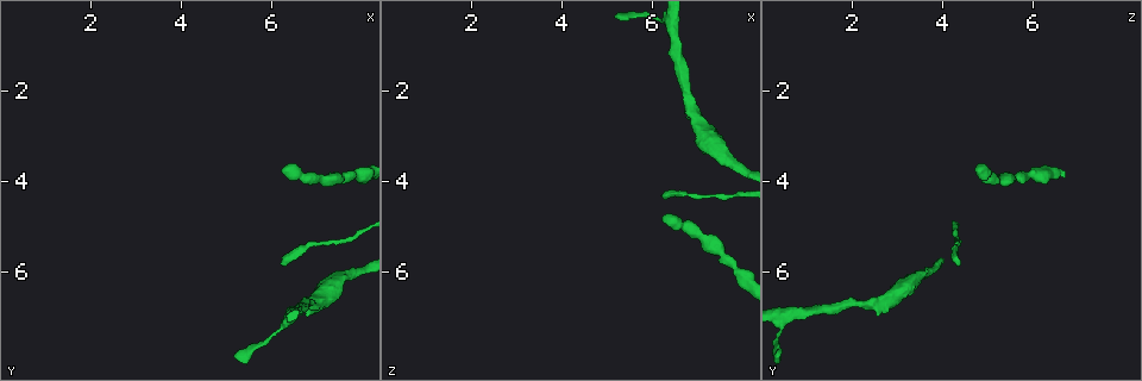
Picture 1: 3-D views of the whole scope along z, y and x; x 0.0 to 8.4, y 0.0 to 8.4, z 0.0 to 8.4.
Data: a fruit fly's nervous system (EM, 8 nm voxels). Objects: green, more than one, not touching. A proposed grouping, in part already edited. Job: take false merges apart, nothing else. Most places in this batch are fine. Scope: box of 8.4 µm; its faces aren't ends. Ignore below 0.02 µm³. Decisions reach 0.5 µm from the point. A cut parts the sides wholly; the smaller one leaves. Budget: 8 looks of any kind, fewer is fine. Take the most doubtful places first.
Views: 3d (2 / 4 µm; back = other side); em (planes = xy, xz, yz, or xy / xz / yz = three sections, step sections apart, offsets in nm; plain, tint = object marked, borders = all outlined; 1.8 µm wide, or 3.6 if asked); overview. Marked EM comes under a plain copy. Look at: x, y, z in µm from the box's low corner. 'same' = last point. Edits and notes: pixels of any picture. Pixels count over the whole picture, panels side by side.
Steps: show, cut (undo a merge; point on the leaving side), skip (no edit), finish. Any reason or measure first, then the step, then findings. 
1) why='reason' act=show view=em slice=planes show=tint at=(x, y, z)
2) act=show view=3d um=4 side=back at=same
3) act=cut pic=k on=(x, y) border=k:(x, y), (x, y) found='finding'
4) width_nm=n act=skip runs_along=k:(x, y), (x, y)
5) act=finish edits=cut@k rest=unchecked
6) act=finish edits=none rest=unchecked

why='narrows sharply' act=show view=em slice=planes show=borders at=(7.50, 3.90, 5.60)

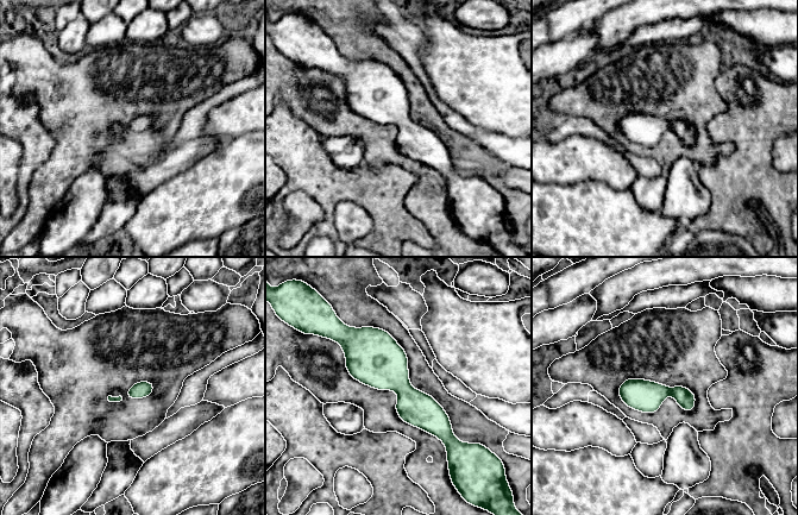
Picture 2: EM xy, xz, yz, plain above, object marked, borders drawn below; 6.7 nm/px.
act=skip runs_along=2:(353, 335), (443, 429), (447, 441) found='continuous, no second cell'

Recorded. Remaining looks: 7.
why='sudden change in width' act=show view=em slice=yz step=8 show=tint at=(7.55, 6.10, 3.50)

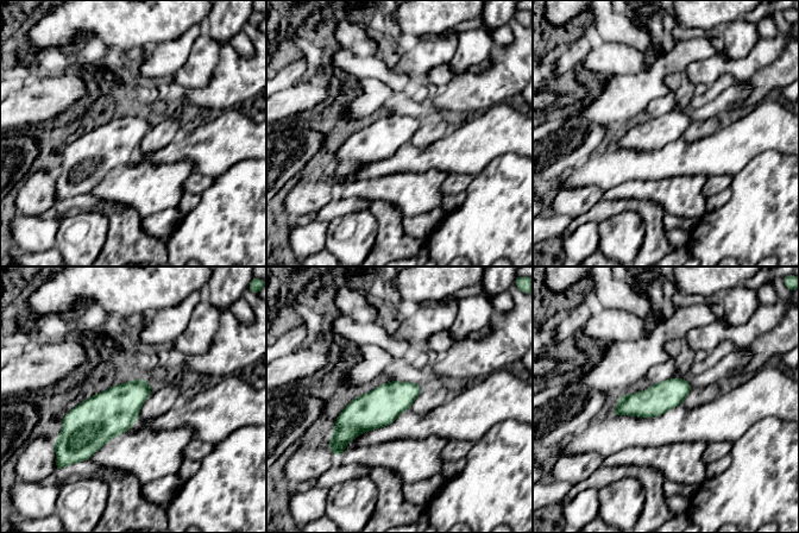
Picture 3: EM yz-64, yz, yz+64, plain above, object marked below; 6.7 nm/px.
act=skip runs_along=3:(687, 387), (617, 412) found='all the same cell'

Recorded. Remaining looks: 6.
act=show view=3d um=4 at=(6.40, 7.00, 0.50)

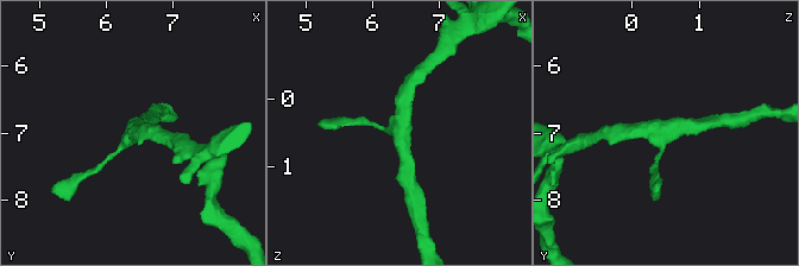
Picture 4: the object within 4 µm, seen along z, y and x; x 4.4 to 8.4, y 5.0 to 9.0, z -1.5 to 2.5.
why='now the EM' act=show view=em slice=xy step=4 show=tint at=(6.45, 6.95, 0.55)

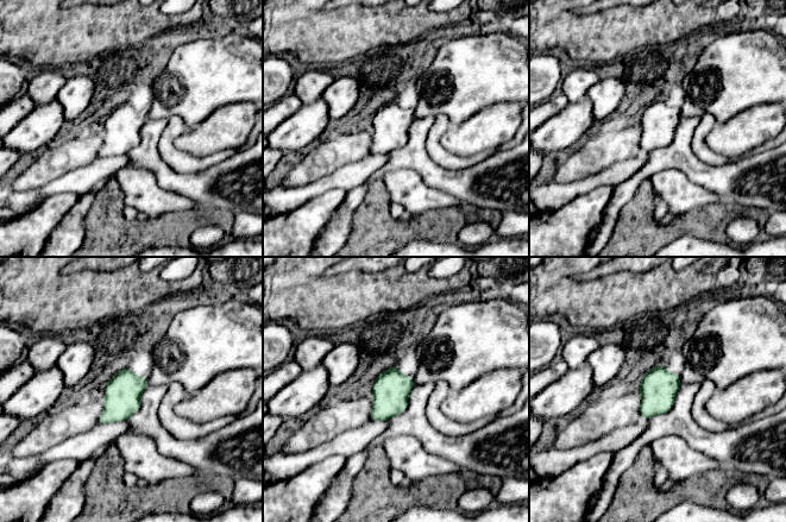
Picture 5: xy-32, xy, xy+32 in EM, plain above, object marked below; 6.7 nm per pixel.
act=show view=em slice=planes show=tint at=same

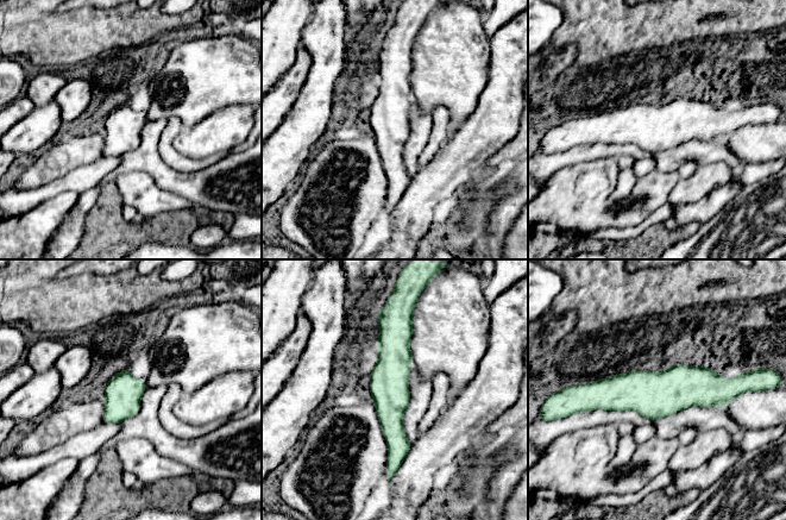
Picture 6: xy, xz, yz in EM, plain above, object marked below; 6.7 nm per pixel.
width_nm=240 act=skip found='all the same cell'

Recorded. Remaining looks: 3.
act=finish edits=none rest=unchecked

